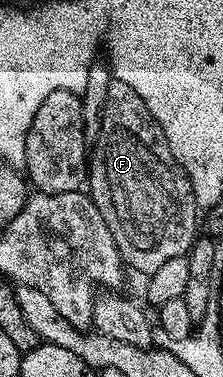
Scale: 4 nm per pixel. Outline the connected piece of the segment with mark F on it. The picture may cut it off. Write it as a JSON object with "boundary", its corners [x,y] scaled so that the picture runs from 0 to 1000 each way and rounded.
{"boundary":[[[502,207],[489,225],[453,342],[444,361],[417,371],[417,398],[399,411],[399,515],[471,576],[471,597],[489,597],[489,618],[507,618],[534,679],[583,716],[592,708],[605,719],[673,724],[722,714],[740,692],[834,676],[879,639],[883,541],[848,469],[785,430],[704,321],[686,321],[668,289],[650,289],[650,268],[632,268],[632,257],[614,257],[614,247],[596,247],[561,215],[525,207]]]}

